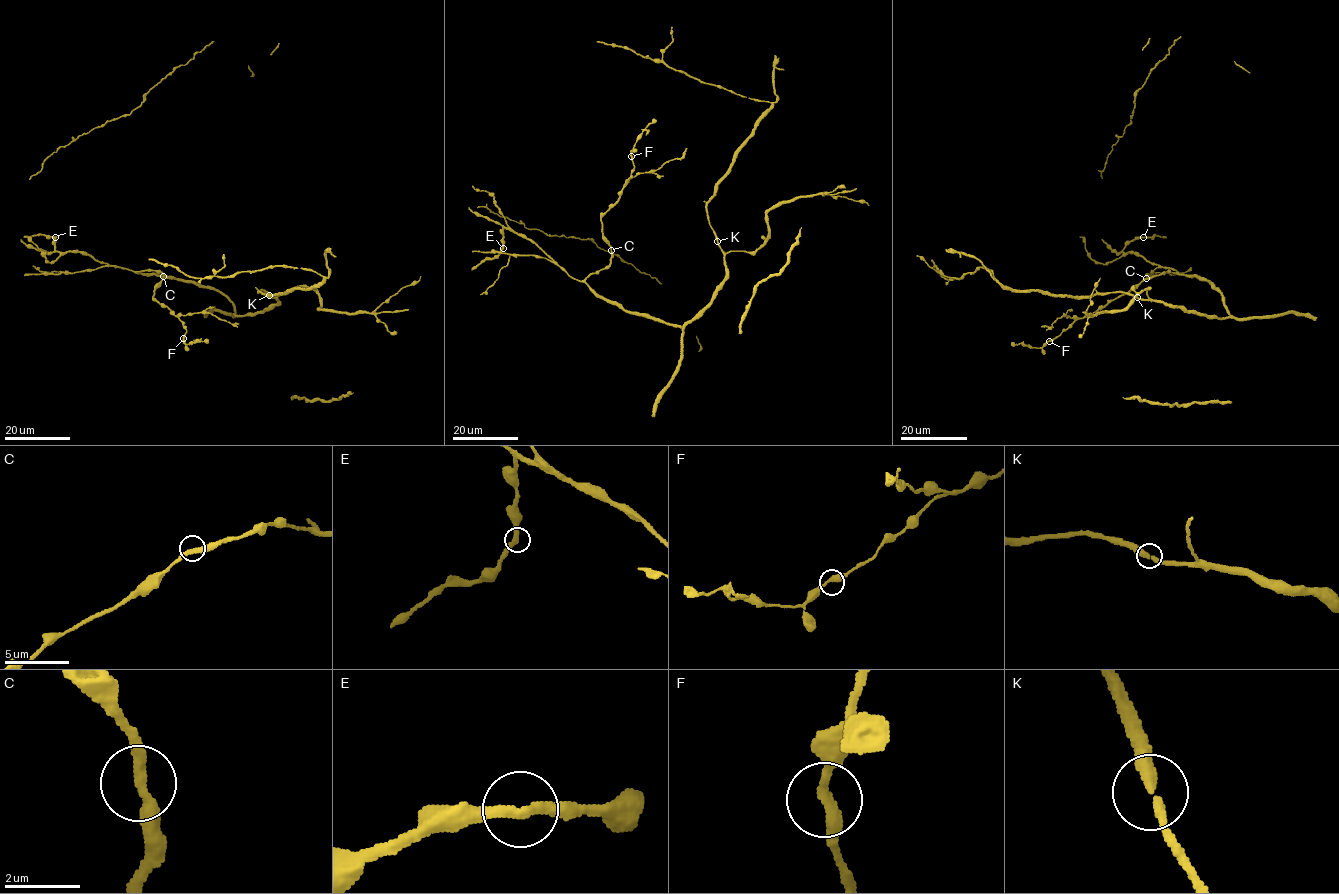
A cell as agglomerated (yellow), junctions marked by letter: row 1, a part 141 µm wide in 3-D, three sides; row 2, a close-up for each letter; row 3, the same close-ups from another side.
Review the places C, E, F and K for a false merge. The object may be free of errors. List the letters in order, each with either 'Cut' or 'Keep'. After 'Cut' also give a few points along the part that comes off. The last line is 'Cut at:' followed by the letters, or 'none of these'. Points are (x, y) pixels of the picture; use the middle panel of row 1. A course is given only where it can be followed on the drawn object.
C: Keep
E: Keep
F: Keep
K: Keep
Cut at: none of these

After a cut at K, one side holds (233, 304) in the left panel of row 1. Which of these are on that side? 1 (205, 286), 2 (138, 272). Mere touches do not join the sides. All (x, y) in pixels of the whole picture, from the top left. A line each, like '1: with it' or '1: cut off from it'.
1: with it
2: with it

